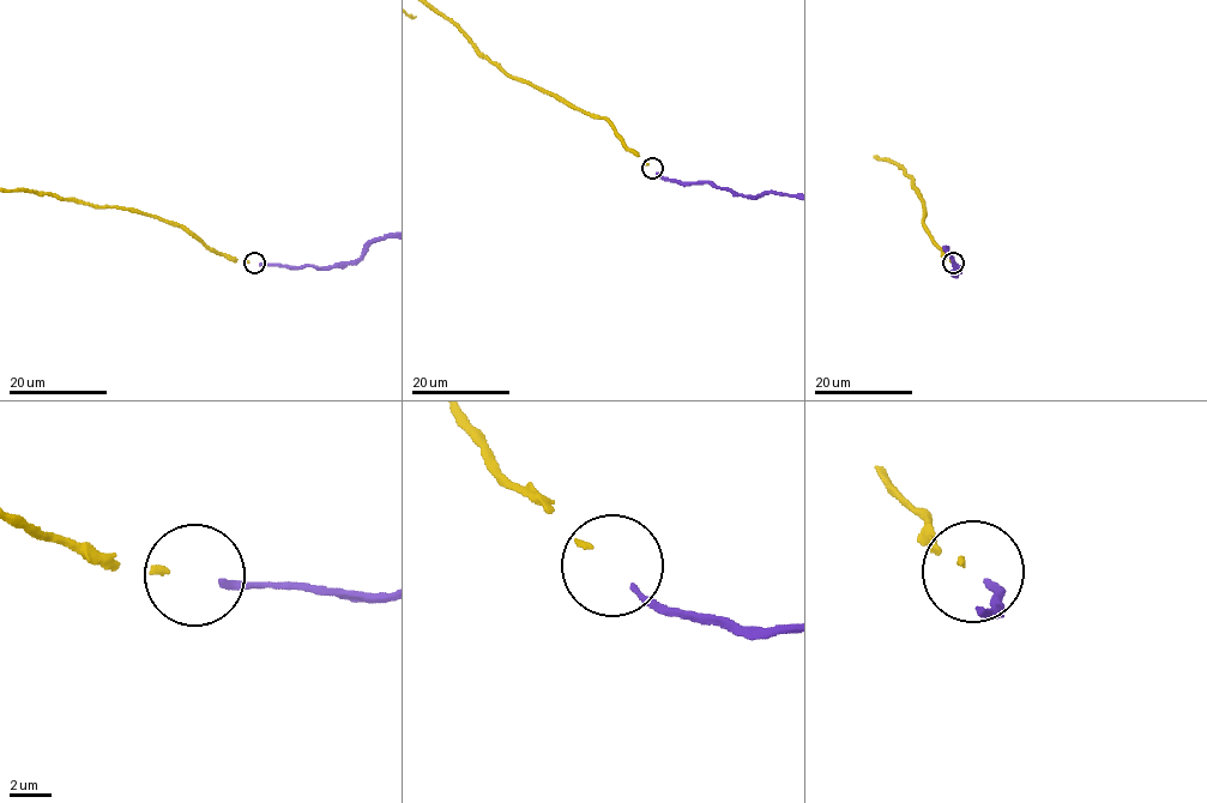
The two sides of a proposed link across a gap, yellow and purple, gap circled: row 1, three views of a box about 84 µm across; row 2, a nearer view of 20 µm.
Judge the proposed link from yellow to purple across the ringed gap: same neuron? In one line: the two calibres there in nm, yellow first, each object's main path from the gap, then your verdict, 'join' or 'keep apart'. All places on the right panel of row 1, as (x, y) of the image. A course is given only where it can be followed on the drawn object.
300 nm thick on the yellow side, 280 nm on the other; join

